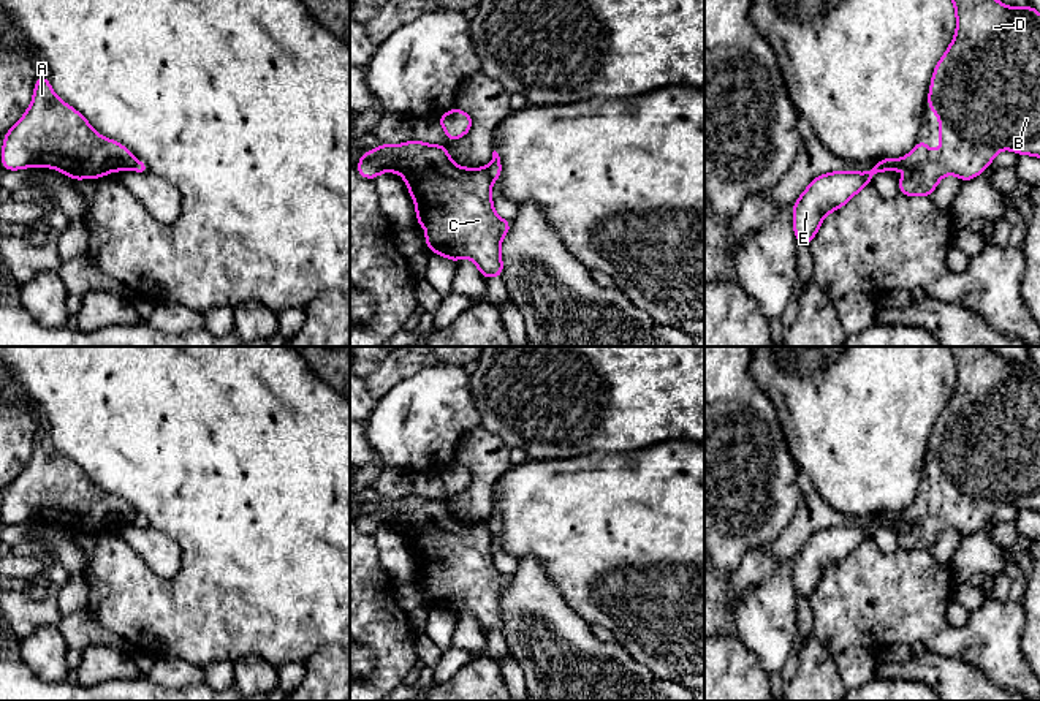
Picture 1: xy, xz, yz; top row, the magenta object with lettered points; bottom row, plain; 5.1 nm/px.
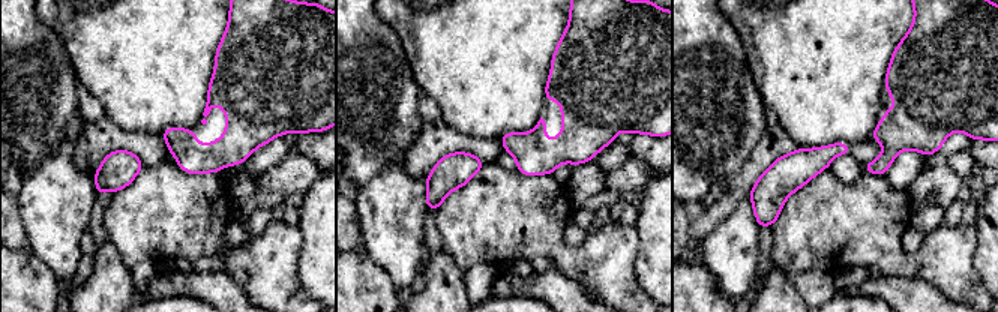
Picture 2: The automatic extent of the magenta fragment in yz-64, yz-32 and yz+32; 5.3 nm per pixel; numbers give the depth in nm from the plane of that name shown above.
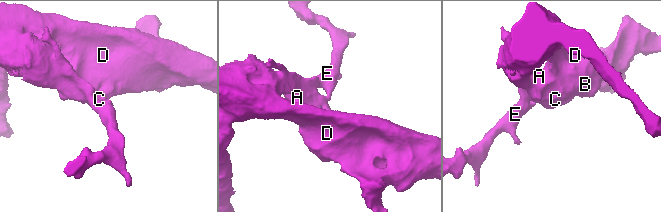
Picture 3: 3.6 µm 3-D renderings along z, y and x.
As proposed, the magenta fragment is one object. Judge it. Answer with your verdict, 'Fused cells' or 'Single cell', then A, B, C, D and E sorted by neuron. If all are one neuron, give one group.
Fused cells. Groups: A B C D / E

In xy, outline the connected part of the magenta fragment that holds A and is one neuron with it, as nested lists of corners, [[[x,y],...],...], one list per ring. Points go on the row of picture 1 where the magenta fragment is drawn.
[[[44,73],[33,87],[33,100],[21,120],[6,131],[2,168],[54,168],[73,180],[95,179],[135,166],[131,152],[103,138],[71,104],[52,90]]]

